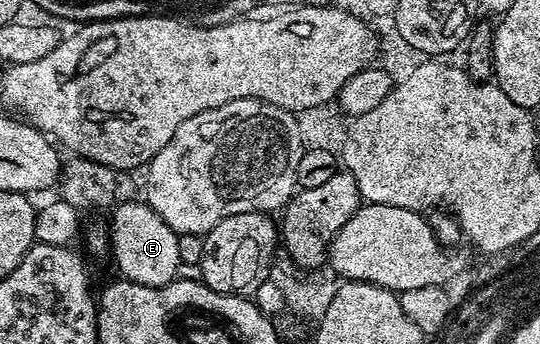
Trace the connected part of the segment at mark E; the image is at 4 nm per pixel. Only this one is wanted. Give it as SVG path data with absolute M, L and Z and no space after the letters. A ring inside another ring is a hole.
M145 201L120 203L113 208L108 230L108 245L114 249L117 274L130 283L163 287L178 278L180 259L178 235Z

